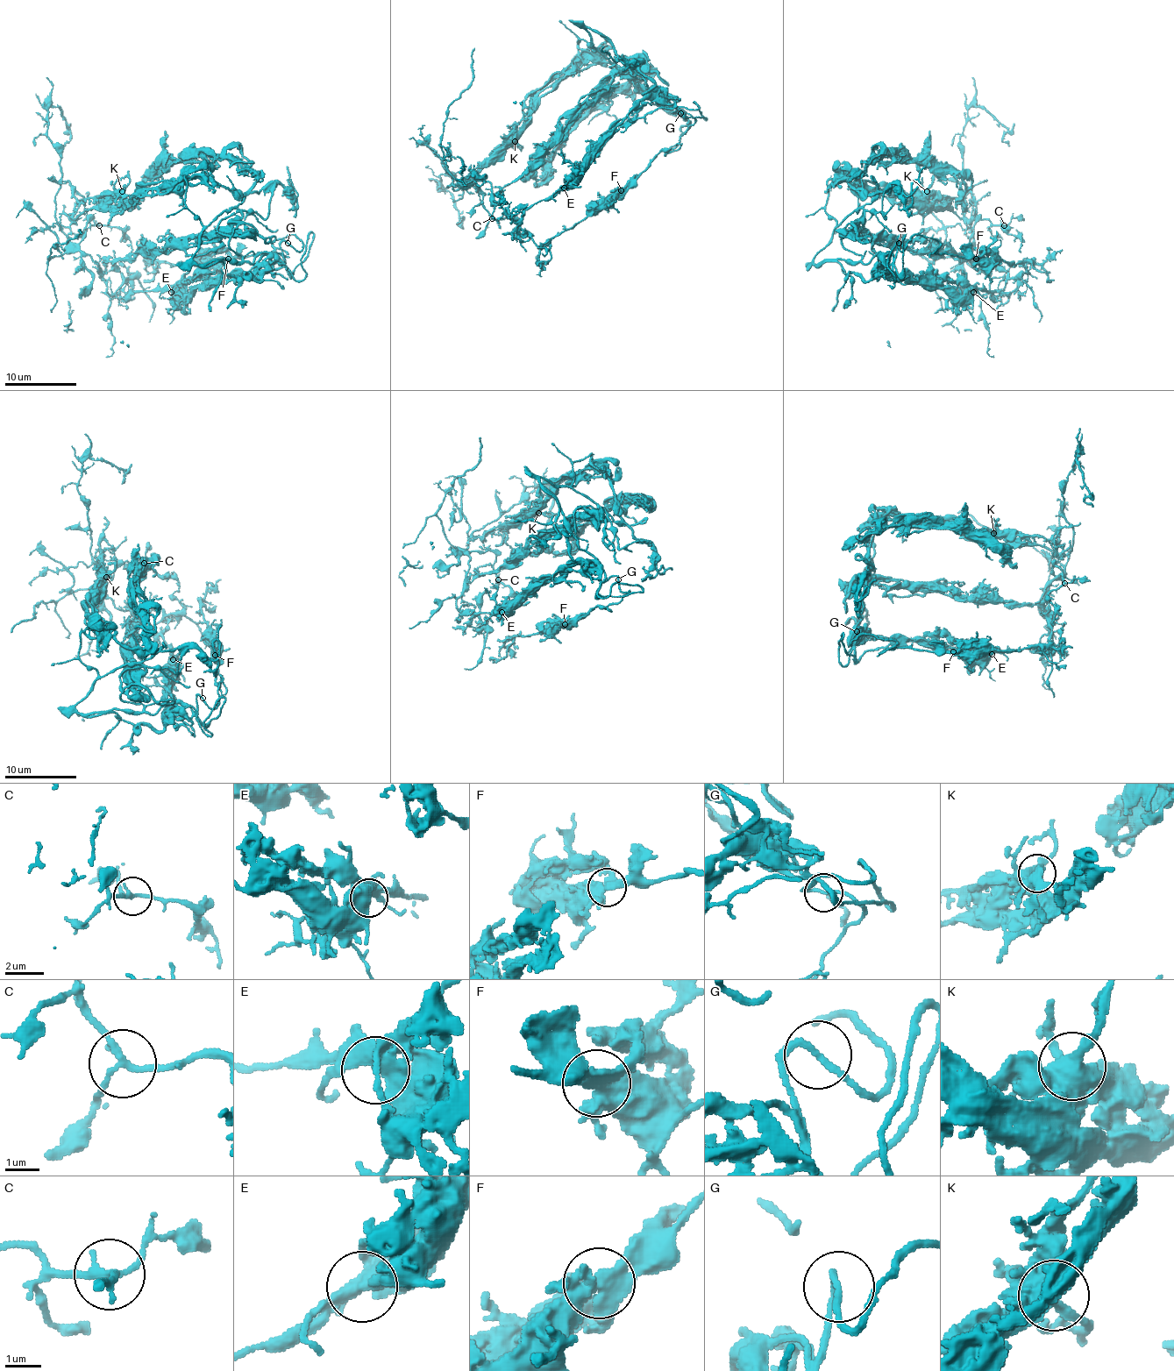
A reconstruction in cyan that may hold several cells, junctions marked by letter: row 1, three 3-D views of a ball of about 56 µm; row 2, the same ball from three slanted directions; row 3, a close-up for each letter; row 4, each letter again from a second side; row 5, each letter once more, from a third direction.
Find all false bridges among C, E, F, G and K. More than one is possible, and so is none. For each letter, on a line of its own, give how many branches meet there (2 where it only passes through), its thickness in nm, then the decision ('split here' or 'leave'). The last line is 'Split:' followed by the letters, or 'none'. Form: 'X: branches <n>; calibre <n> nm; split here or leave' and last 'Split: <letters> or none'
C: branches 3; calibre 180 nm; leave
E: branches 4; calibre 440 nm; leave
F: branches 5; calibre 420 nm; leave
G: branches 2; calibre 160 nm; leave
K: branches 6; calibre 460 nm; leave
Split: none

